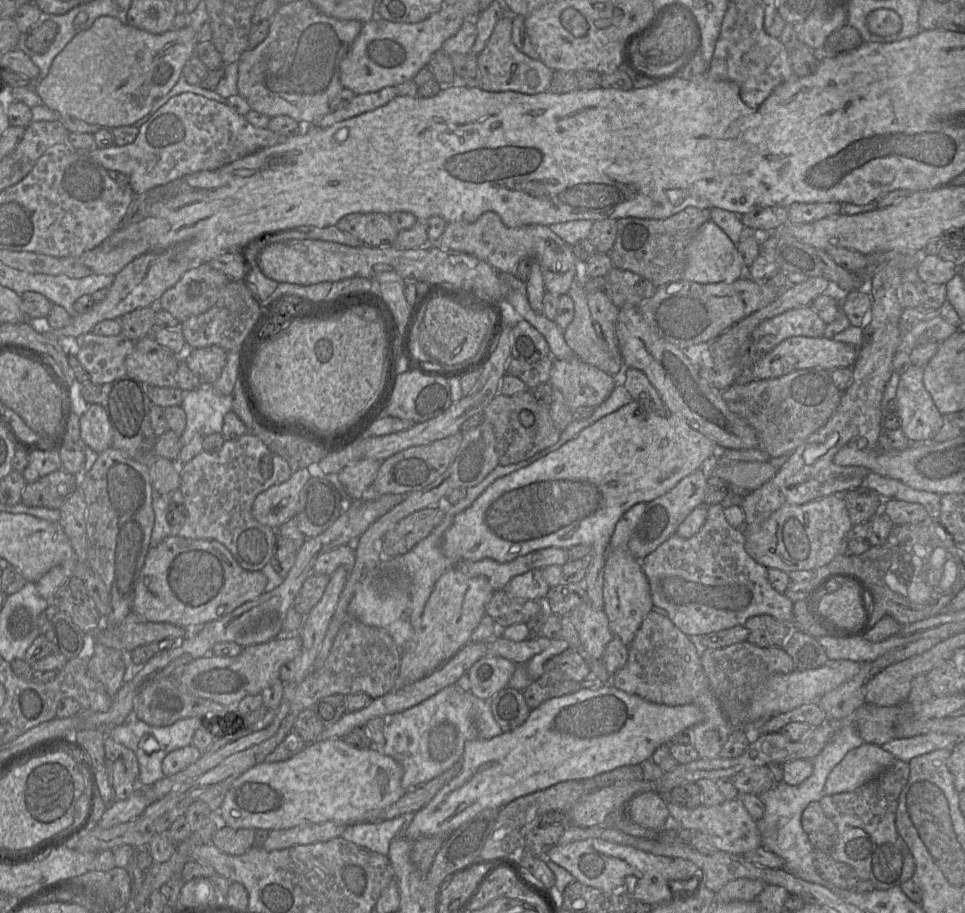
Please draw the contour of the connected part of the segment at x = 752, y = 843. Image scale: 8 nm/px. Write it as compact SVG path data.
M737 798L725 800L716 806L700 805L696 808L687 808L667 800L669 816L666 819L664 830L678 829L682 842L688 842L689 831L699 831L710 837L718 851L735 855L743 855L751 850L761 847L761 834L757 822L749 814L742 801Z

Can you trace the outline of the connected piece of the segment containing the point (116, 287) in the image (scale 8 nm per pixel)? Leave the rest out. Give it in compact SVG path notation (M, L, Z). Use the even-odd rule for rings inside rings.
M180 245L165 251L147 251L129 262L114 276L102 301L94 304L89 311L71 318L67 326L48 331L56 338L77 337L89 333L101 321L117 320L136 309L156 305L161 295L174 286L188 269L191 269L189 260L185 257L185 249Z

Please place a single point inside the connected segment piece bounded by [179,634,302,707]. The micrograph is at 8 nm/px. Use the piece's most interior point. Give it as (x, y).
(226, 680)

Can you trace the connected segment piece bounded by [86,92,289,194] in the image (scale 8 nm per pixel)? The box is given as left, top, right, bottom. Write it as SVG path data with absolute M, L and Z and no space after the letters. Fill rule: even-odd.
M191 92L172 97L139 128L132 143L91 149L87 155L106 170L117 171L129 179L134 194L142 194L182 176L215 170L262 148L287 139L267 128L259 128L227 104Z

